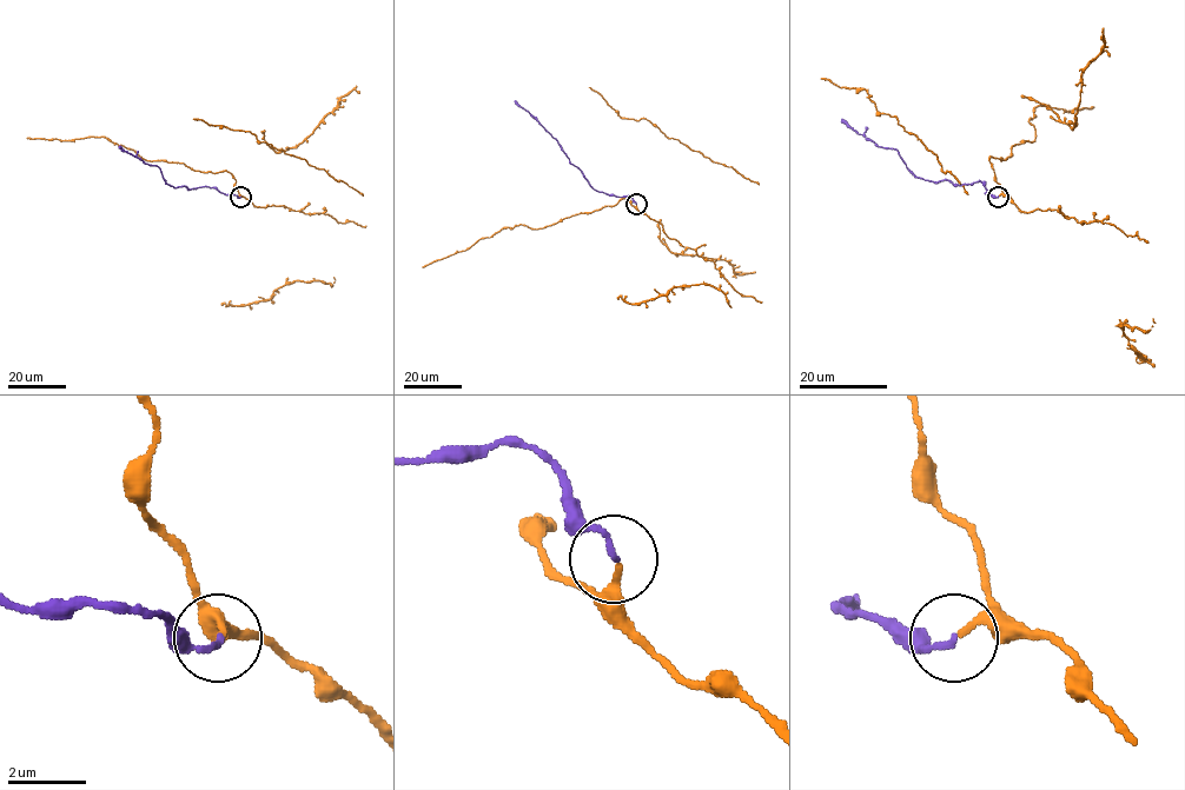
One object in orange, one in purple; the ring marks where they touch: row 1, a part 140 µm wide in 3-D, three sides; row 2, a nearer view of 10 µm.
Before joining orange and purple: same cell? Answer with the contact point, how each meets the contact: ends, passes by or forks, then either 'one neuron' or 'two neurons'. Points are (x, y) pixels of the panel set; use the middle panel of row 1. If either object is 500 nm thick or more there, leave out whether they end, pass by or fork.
(636, 204) | orange ends | purple ends | one neuron

